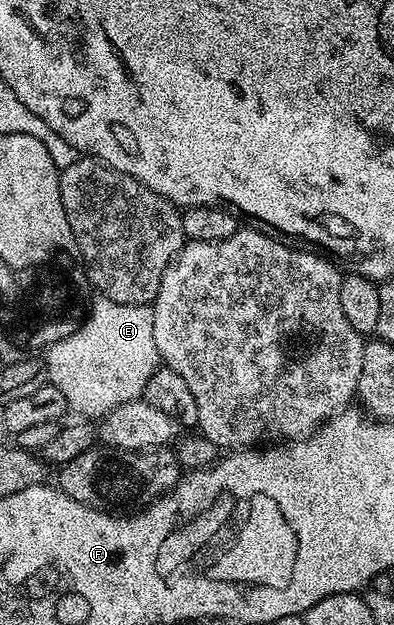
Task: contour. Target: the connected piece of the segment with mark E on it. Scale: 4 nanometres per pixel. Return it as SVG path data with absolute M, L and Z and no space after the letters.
M98 295L79 330L55 342L43 359L48 383L63 390L63 398L81 415L78 417L103 417L123 402L142 399L151 374L162 363L155 346L153 309L148 304L124 304Z

